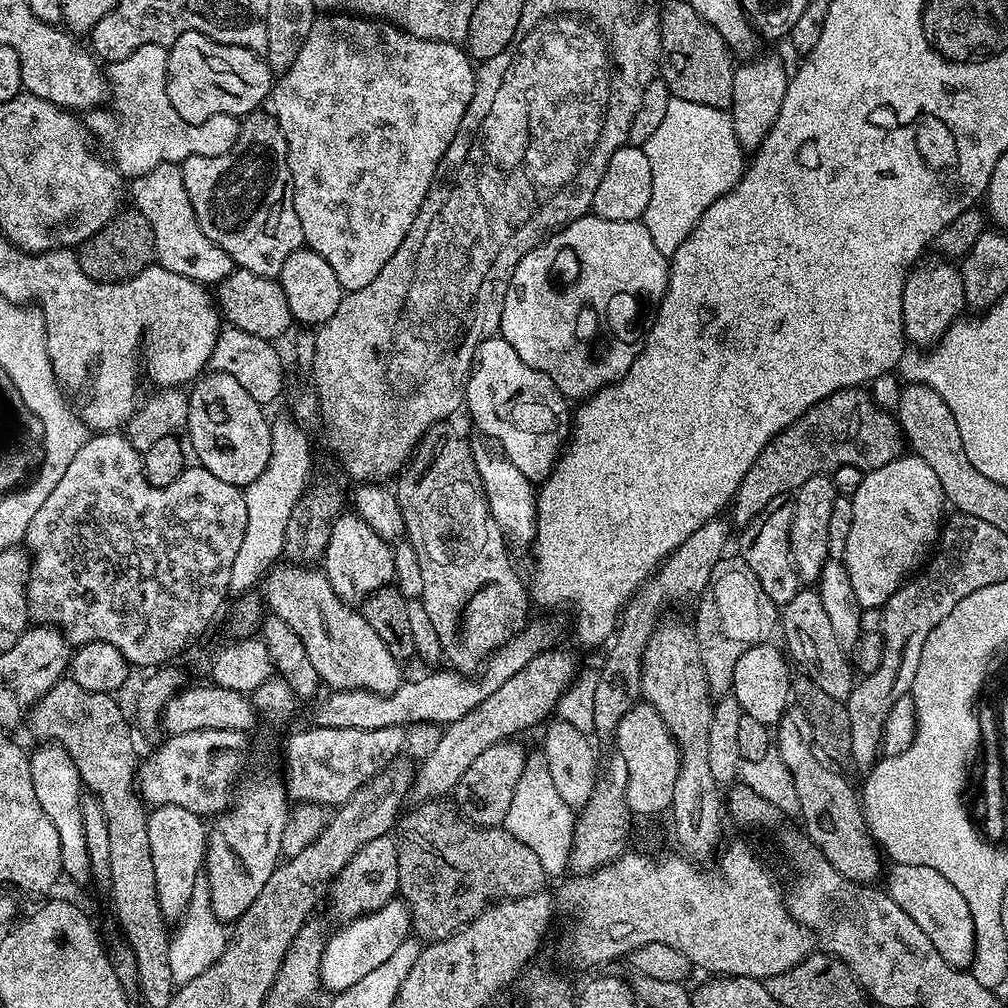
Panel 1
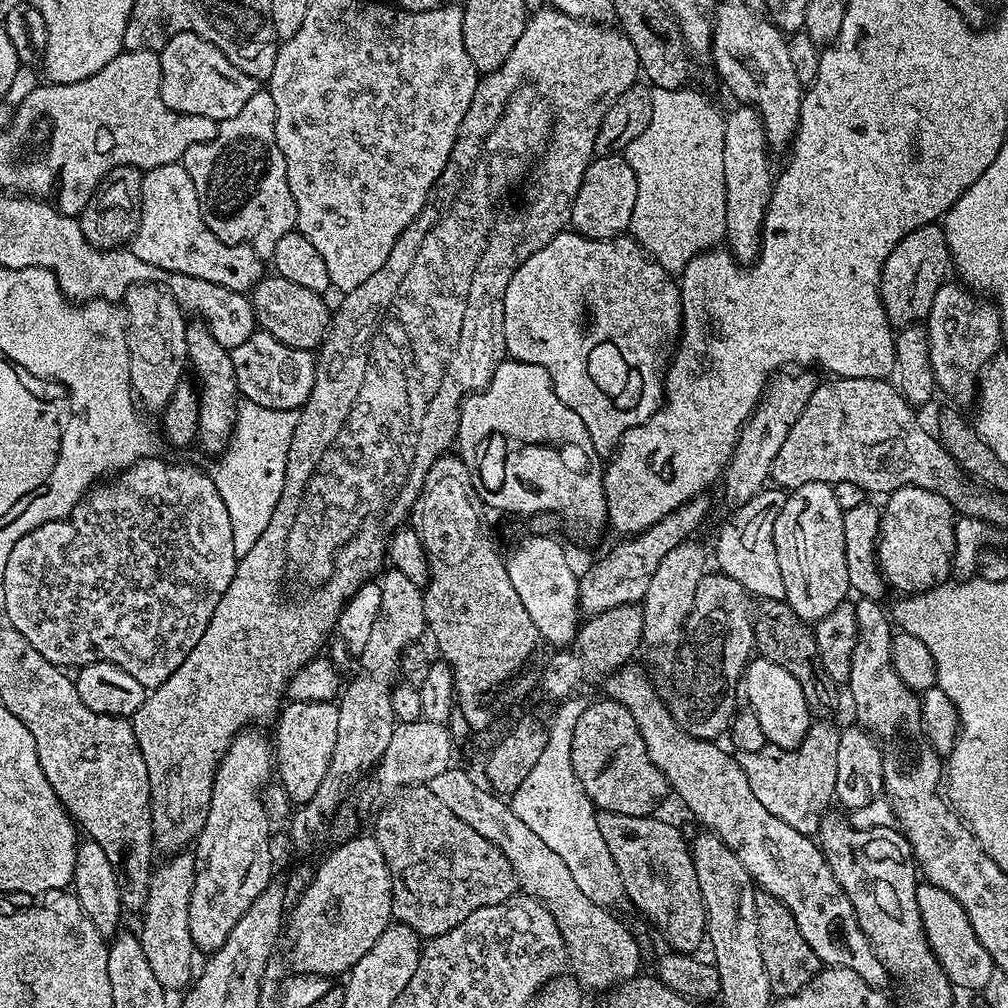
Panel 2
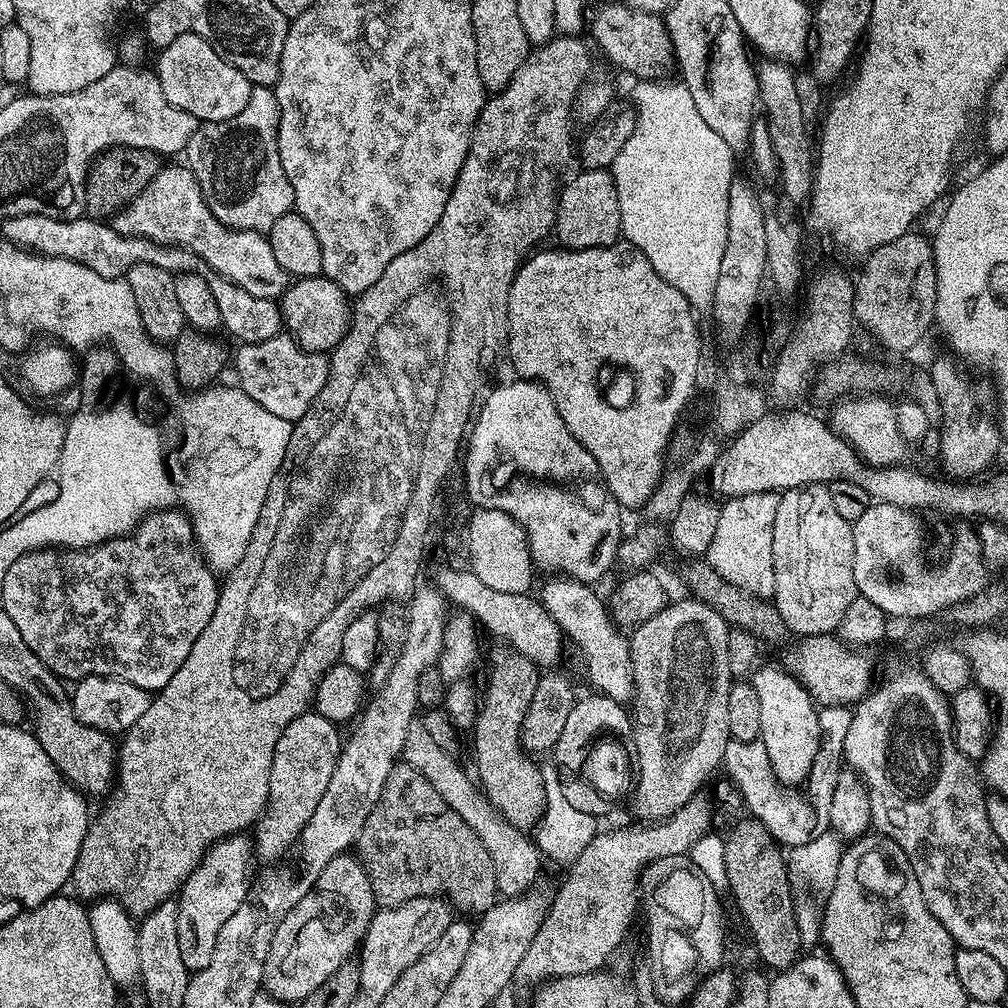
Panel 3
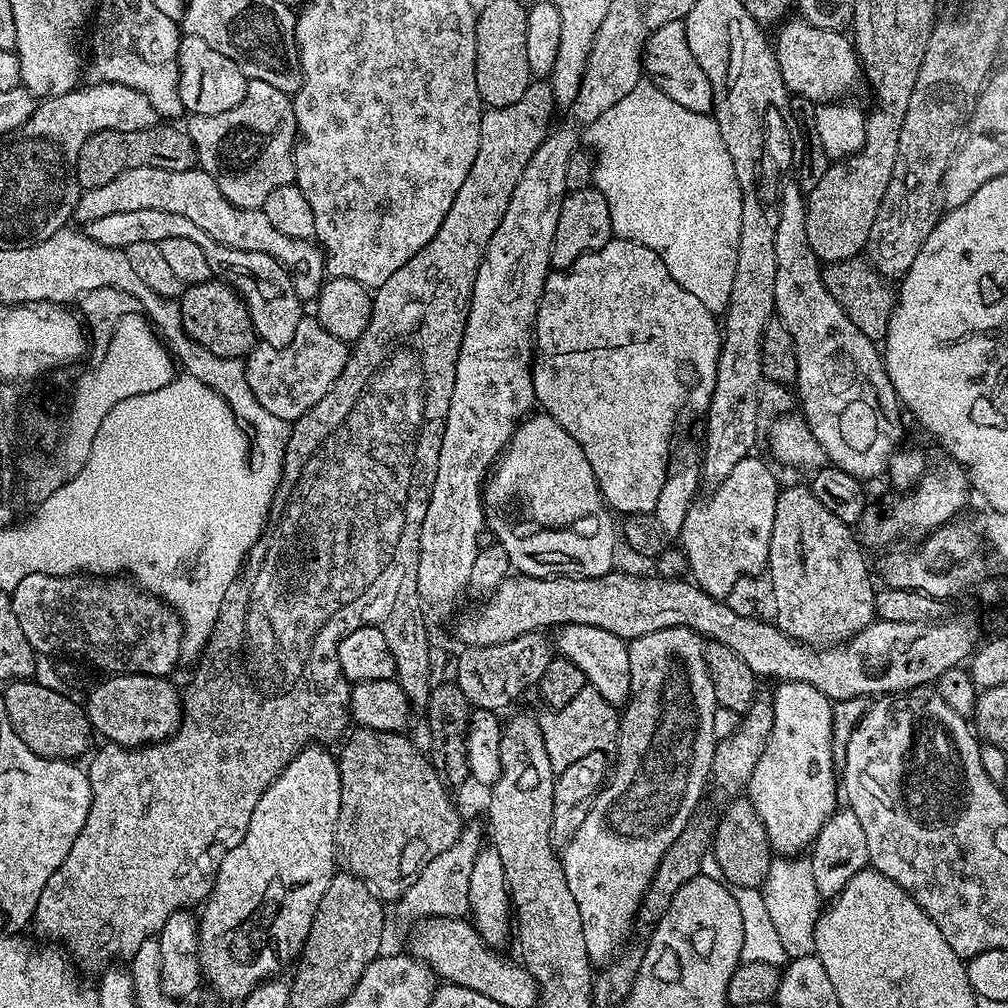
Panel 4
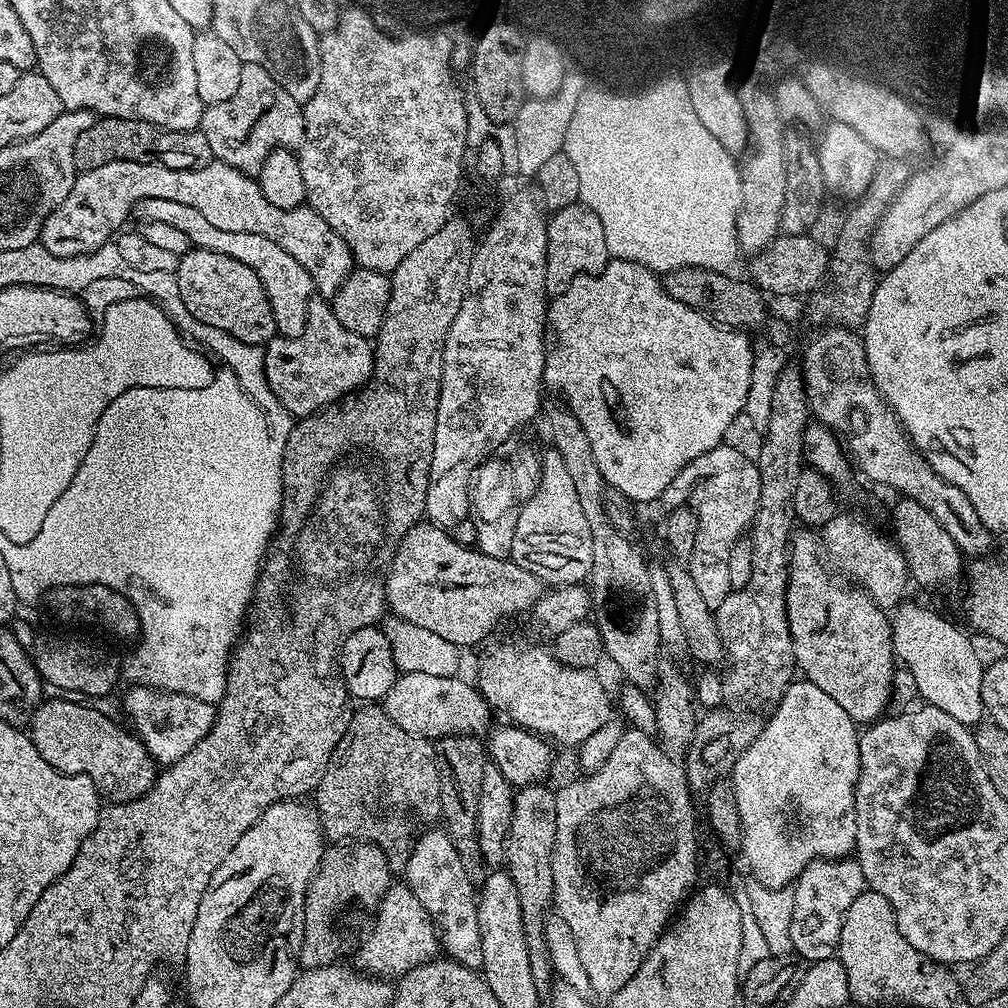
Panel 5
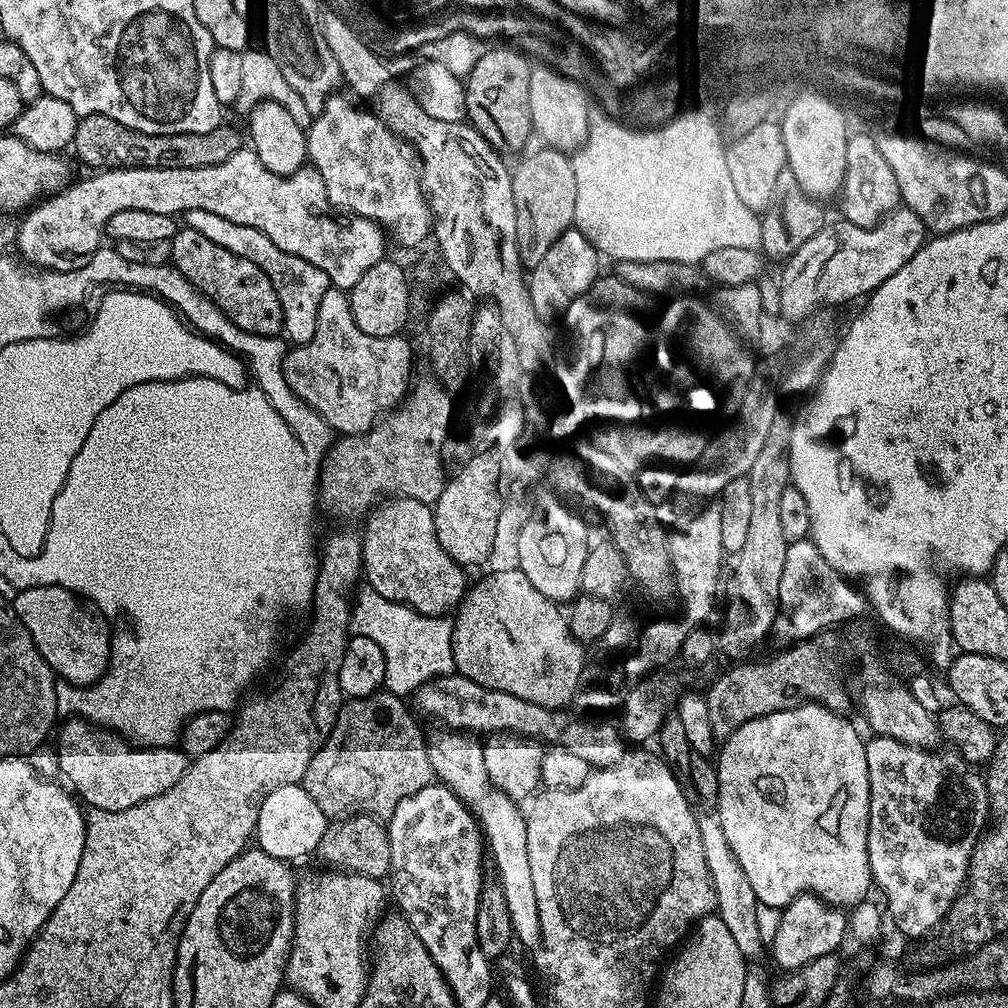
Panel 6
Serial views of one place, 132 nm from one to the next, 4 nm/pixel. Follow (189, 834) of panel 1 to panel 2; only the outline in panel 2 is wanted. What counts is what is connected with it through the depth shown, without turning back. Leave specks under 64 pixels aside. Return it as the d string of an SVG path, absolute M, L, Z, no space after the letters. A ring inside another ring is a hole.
M181 850L169 855L164 865L157 867L150 878L150 890L146 906L142 910L144 921L138 929L138 937L146 959L154 970L158 982L166 990L189 987L193 979L192 952L194 945L190 938L190 894L194 890L196 858L191 851Z

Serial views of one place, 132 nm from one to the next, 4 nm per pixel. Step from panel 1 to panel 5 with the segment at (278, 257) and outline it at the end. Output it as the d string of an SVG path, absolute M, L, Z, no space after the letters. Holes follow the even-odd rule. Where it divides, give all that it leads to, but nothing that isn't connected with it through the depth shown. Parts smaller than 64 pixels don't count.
M242 63L242 82L238 82L234 98L207 105L198 130L206 134L206 142L210 142L212 155L219 163L256 174L275 148L299 149L304 141L304 110L274 82L274 78L270 78L266 69Z

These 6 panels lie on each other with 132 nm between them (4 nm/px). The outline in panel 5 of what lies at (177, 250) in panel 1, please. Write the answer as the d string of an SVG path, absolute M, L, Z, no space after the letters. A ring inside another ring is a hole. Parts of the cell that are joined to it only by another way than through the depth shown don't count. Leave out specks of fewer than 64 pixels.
M106 162L106 166L98 166L94 170L79 173L66 202L62 202L62 206L58 206L58 210L54 210L50 218L46 218L38 243L58 258L74 258L90 254L103 244L109 243L127 225L124 223L129 223L132 208L138 202L142 202L142 198L170 198L173 202L183 202L185 206L194 206L194 210L198 210L202 218L206 218L206 222L218 226L218 230L262 234L270 238L270 242L278 242L278 246L282 246L286 254L294 254L294 259L302 262L302 266L312 279L315 295L330 298L352 273L354 261L350 246L346 246L344 239L313 208L301 206L282 210L278 206L270 206L270 202L266 202L262 194L259 183L249 173L240 172L228 164L219 162L194 170L170 170L161 164L142 162Z

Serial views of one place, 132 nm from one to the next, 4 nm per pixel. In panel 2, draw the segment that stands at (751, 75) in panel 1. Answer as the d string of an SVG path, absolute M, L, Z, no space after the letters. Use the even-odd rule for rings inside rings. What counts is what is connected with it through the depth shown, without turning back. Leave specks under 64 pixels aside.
M736 106L732 113L727 113L724 116L724 145L722 146L722 174L726 178L726 248L727 251L732 253L737 262L741 265L748 266L755 261L756 257L760 254L760 238L764 231L764 219L766 218L766 210L768 203L772 197L772 185L774 183L774 170L768 166L768 156L770 157L770 149L768 146L768 139L764 133L762 126L762 118L755 112L753 108L747 106Z

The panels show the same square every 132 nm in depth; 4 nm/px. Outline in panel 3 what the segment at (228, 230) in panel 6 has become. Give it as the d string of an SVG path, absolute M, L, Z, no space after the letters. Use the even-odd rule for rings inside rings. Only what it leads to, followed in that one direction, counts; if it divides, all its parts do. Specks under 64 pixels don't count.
M19 216L14 220L5 221L2 228L4 228L3 239L19 244L21 248L41 252L44 256L73 260L94 270L94 274L99 276L123 277L135 263L153 263L173 274L188 271L204 276L210 286L210 294L214 294L214 302L218 302L218 314L223 331L228 331L236 342L240 344L266 342L266 338L281 335L282 317L277 301L254 298L254 294L246 294L242 286L218 274L190 248L164 244L142 236L123 236L112 228L111 223L100 218L57 220L55 216Z

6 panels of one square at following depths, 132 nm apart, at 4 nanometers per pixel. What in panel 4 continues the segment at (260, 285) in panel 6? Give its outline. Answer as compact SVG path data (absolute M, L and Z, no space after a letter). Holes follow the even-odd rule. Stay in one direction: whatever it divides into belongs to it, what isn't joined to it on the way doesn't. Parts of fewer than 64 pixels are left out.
M213 278L201 284L190 284L178 297L180 304L180 324L189 337L189 341L203 346L211 356L218 358L247 357L256 347L258 341L254 322L250 322L250 314L244 305L244 299L219 278Z

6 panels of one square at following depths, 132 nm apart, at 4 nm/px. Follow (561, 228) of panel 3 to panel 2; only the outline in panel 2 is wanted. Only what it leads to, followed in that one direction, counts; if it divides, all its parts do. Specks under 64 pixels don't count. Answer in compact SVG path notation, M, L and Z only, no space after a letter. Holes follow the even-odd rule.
M623 155L596 156L582 178L582 186L578 186L578 194L574 198L572 207L571 227L579 236L591 240L612 240L616 236L625 235L632 227L634 202L638 198L638 178L634 178L634 170L630 170L627 160Z

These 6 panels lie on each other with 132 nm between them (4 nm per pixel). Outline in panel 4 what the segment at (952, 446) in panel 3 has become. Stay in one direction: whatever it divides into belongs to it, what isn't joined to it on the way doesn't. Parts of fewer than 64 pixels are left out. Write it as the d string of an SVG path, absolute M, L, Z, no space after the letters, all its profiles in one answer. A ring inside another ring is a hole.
M940 454L933 464L931 461L925 467L924 476L911 492L893 495L893 500L886 501L881 508L869 503L860 515L859 535L865 545L884 544L880 546L888 546L893 542L904 540L919 541L929 536L935 528L941 528L949 520L957 519L963 513L960 511L968 504L968 492L970 496L968 473L965 472L964 467L951 456Z

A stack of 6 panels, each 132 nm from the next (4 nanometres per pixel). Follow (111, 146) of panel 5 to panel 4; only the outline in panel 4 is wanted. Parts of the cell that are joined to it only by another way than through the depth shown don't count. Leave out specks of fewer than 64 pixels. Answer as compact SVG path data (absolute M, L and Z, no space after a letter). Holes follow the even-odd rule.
M158 122L146 130L102 130L98 134L90 134L86 142L82 142L82 150L78 150L78 162L76 163L76 180L81 189L87 190L106 186L110 178L118 178L127 168L141 168L150 166L151 168L161 168L162 170L190 170L197 167L196 147L190 138L190 134L183 127L175 128L175 123Z

